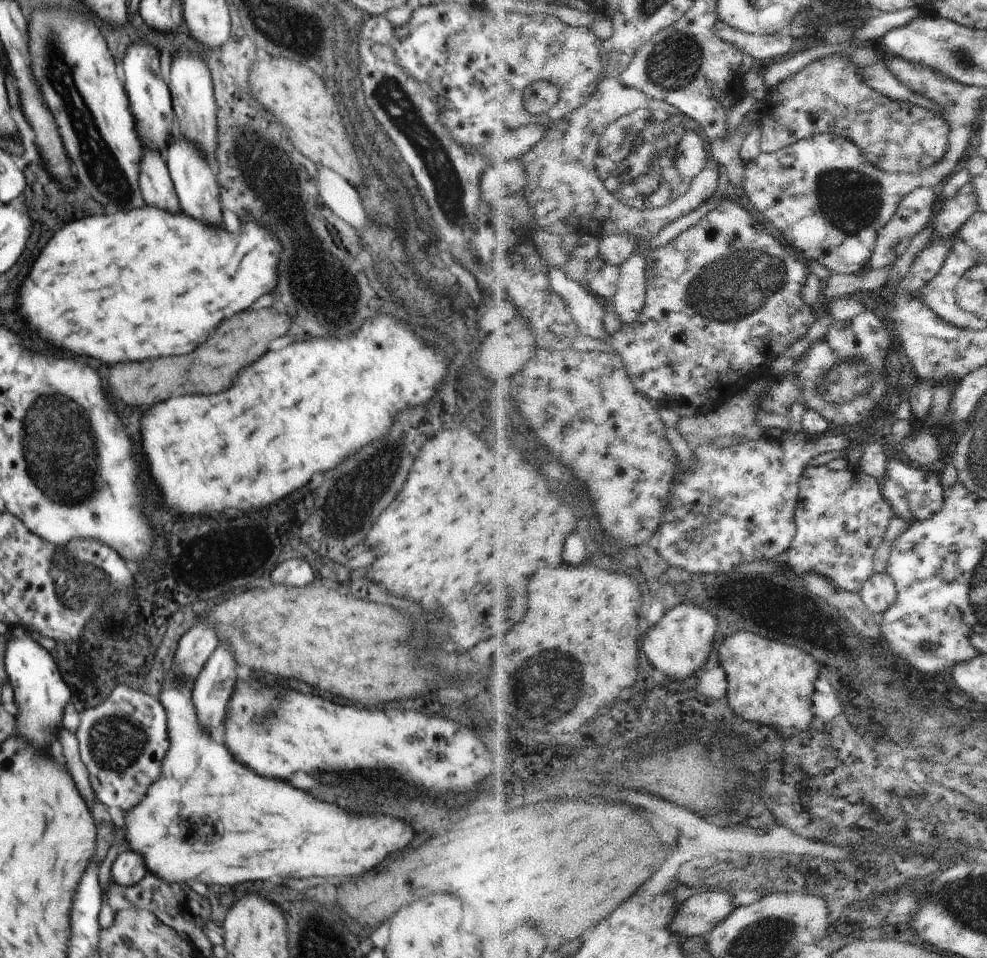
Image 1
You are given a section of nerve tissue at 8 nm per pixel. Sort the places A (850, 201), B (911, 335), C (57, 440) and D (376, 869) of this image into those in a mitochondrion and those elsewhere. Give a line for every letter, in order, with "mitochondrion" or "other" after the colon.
A: mitochondrion
B: other
C: mitochondrion
D: other

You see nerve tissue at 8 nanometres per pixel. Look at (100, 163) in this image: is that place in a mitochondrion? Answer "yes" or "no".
yes

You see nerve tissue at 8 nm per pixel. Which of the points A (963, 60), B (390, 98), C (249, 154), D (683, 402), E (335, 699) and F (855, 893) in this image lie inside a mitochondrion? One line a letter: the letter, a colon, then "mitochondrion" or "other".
A: mitochondrion
B: mitochondrion
C: mitochondrion
D: other
E: other
F: other

